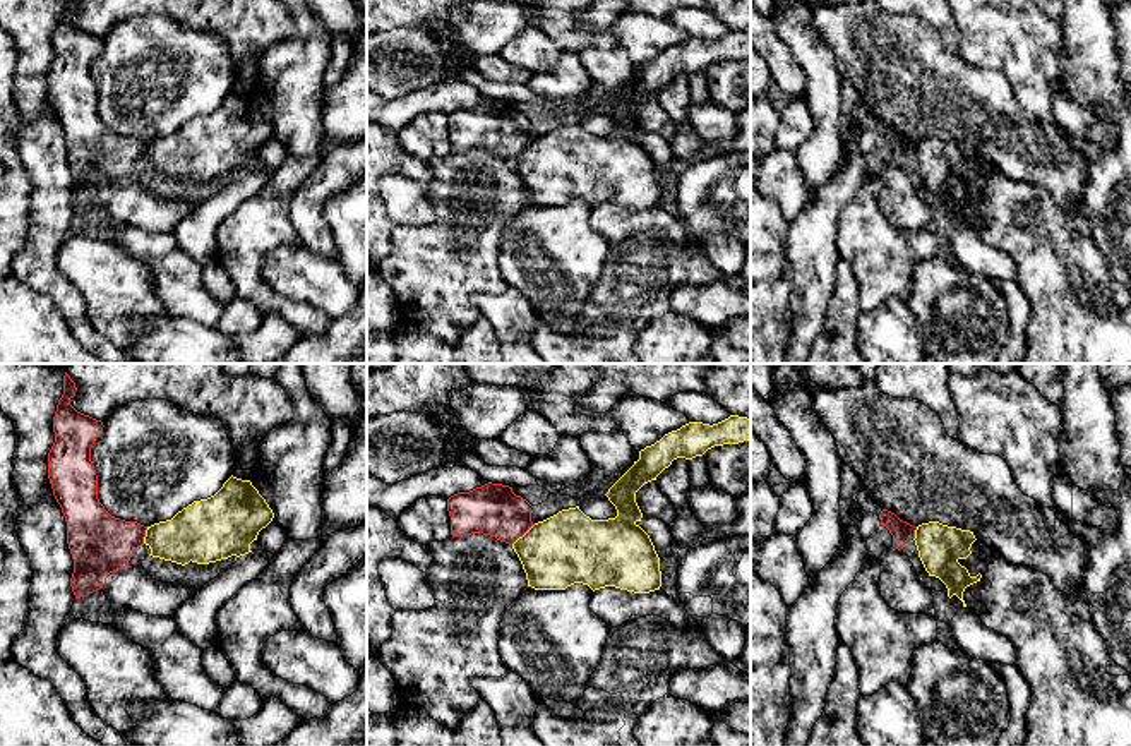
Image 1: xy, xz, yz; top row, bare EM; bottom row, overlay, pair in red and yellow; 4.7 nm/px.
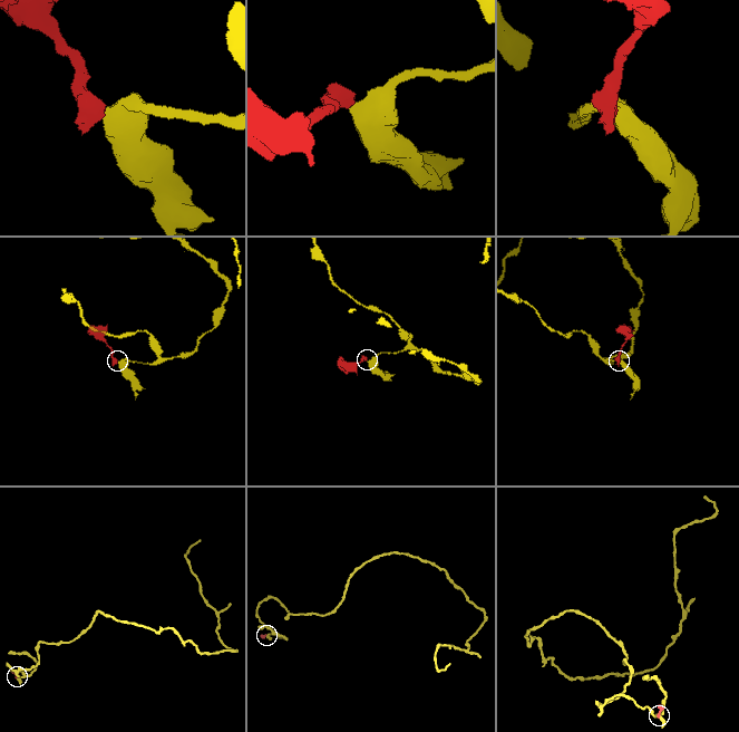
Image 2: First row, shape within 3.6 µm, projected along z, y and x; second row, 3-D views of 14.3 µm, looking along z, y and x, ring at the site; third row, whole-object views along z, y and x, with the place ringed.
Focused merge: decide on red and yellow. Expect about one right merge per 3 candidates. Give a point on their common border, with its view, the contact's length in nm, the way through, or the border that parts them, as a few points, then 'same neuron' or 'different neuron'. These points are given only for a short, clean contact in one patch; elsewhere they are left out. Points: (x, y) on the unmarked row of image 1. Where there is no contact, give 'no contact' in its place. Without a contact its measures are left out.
contact xz (521, 151); length 140 nm; border xz (533, 141), (511, 160); different neuron

